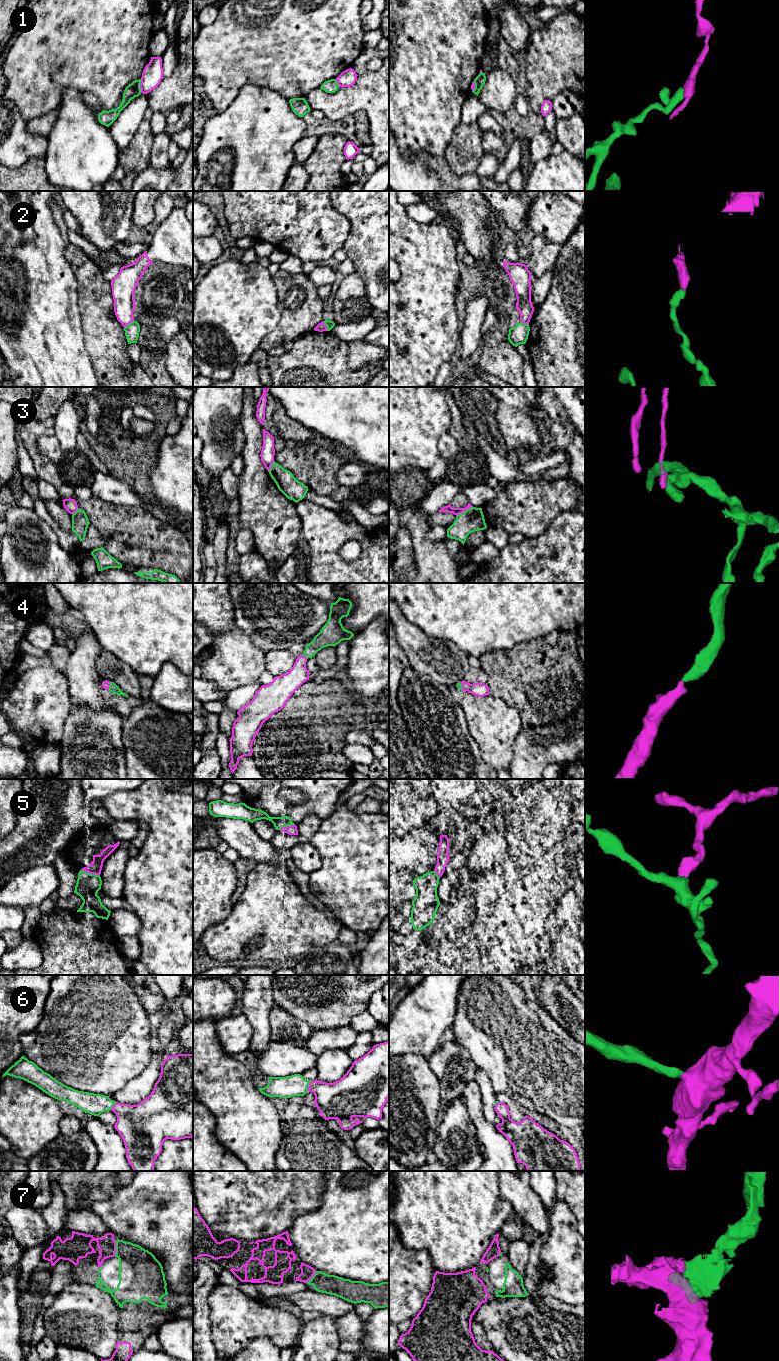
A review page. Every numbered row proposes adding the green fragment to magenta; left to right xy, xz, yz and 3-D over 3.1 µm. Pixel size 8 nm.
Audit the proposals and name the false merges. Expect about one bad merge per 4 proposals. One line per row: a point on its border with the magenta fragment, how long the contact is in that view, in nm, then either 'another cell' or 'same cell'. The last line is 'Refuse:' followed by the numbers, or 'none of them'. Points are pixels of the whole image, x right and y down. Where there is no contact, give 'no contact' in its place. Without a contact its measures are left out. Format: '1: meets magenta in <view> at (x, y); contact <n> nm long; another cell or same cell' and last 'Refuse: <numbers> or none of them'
1: meets magenta in xy at (140, 86); contact 110 nm long; another cell
2: meets magenta in xy at (129, 323); contact 110 nm long; another cell
3: meets magenta in yz at (464, 511); contact 160 nm long; another cell
4: meets magenta in xy at (108, 686); contact 70 nm long; same cell
5: meets magenta in xy at (90, 873); contact 160 nm long; same cell
6: meets magenta in xz at (309, 1085); contact 90 nm long; same cell
7: meets magenta in xy at (115, 1248); contact 130 nm long; same cell
Refuse: 1, 2, 3

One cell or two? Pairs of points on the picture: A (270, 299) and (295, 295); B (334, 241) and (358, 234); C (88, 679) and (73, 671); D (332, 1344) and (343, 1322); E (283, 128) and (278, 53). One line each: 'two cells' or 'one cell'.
A: two cells
B: two cells
C: one cell
D: two cells
E: two cells

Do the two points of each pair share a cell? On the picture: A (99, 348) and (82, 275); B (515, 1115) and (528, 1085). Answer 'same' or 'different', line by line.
A: same
B: different

